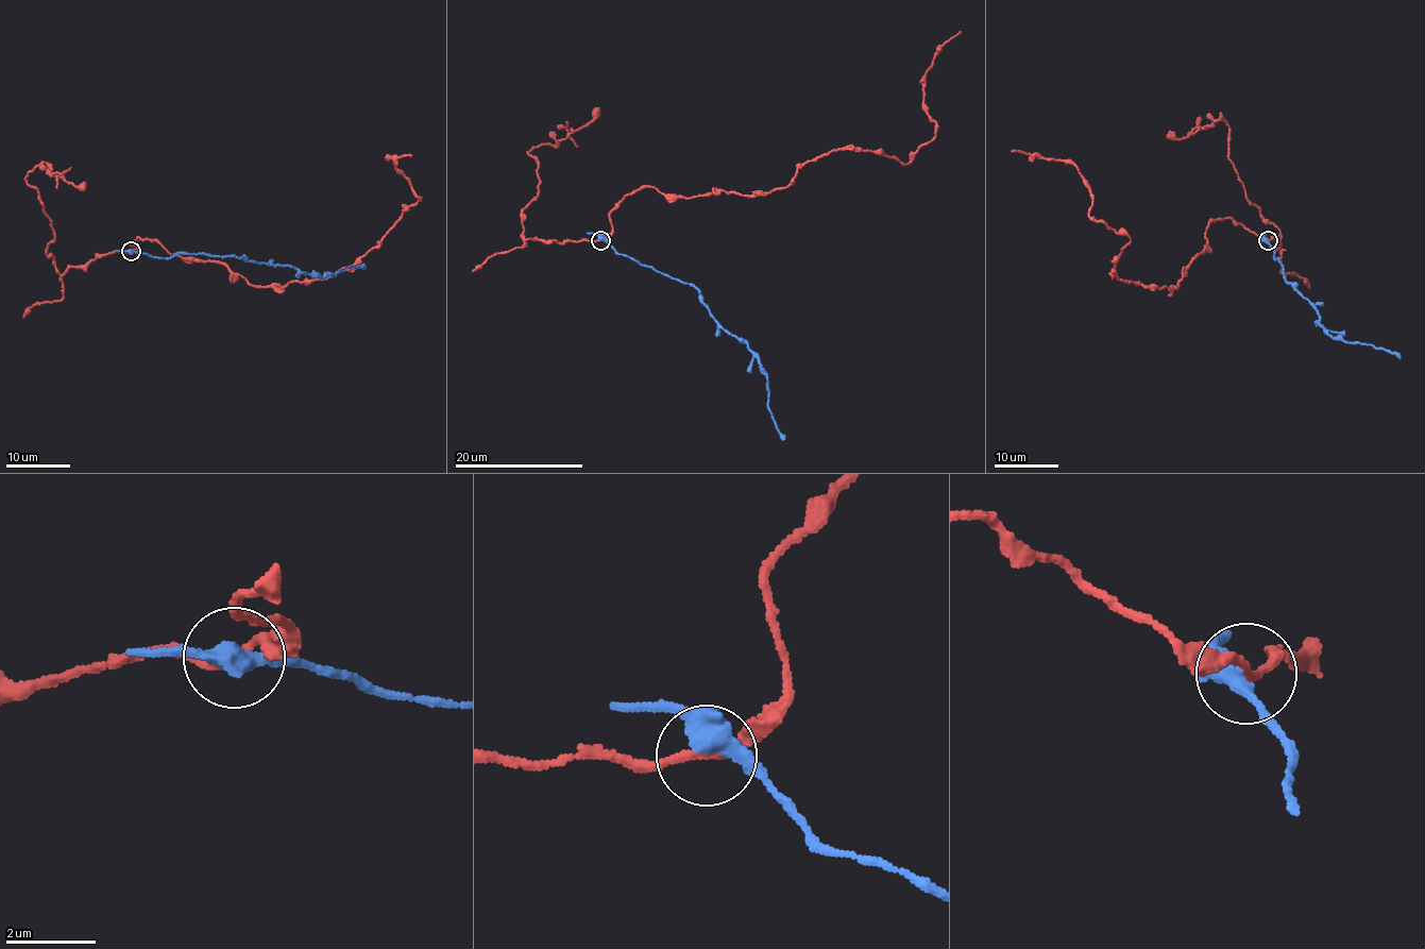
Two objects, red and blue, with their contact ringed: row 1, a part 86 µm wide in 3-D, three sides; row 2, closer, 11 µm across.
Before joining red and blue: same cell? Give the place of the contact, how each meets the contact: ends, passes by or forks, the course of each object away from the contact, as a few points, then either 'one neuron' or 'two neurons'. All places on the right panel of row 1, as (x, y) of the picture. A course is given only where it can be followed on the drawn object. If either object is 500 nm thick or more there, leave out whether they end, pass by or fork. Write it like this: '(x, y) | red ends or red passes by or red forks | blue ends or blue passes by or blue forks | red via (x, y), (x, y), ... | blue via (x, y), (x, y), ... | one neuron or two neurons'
(1268, 240) | red passes by | blue passes by | red via (1269, 239), (1211, 220), (1175, 290), (1129, 282), (1112, 272), (1130, 237), (1089, 216), (1072, 164), (1012, 151) | blue via (1267, 239), (1283, 277), (1309, 300), (1332, 337), (1373, 344), (1400, 358) | two neurons

